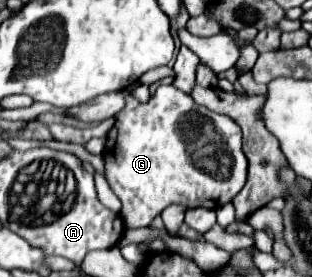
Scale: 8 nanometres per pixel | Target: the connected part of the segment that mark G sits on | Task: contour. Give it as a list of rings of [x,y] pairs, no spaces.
[[[159,85],[147,103],[139,103],[131,95],[131,89],[125,93],[127,103],[115,117],[115,125],[107,133],[107,145],[103,151],[107,181],[123,203],[119,217],[123,219],[125,229],[151,225],[153,217],[173,203],[185,207],[219,209],[241,191],[247,179],[247,157],[241,151],[241,131],[235,121],[227,115],[219,115],[203,105],[197,105],[191,95],[173,85]]]

